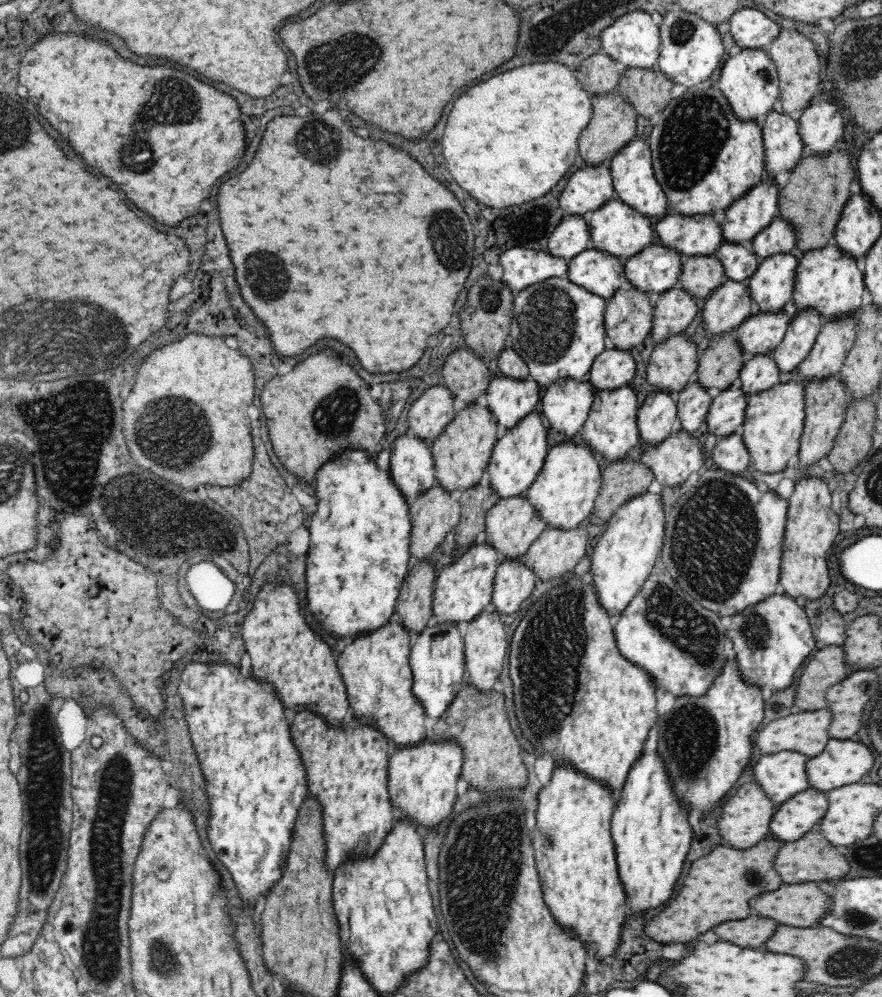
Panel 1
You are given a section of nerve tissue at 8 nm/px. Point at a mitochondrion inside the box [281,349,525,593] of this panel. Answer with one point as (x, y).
(334, 417)

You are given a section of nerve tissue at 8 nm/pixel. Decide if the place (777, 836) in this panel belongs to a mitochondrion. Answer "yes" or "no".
no

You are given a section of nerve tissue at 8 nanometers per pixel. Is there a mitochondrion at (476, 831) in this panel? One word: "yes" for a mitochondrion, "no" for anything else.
yes

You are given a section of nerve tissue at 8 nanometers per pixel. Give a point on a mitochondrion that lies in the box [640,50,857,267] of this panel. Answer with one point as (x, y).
(694, 134)

